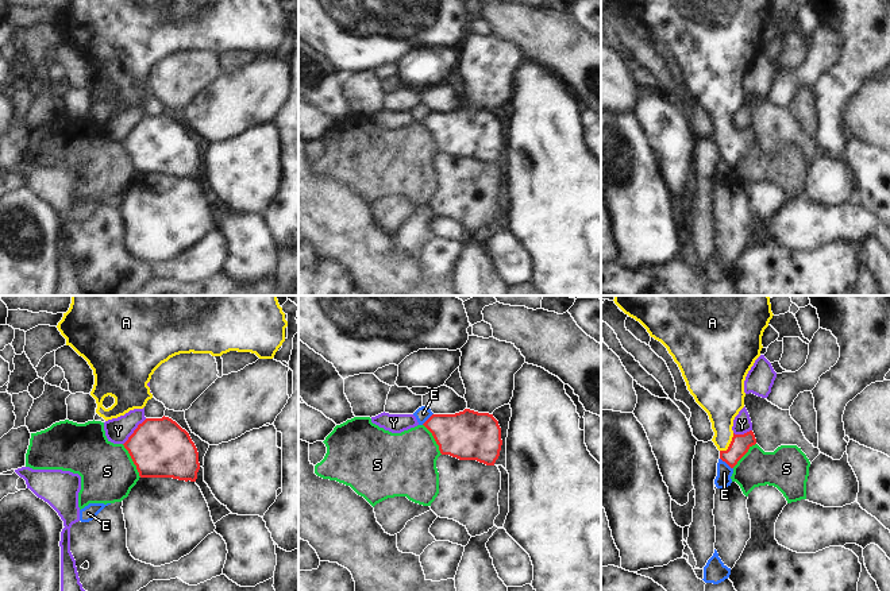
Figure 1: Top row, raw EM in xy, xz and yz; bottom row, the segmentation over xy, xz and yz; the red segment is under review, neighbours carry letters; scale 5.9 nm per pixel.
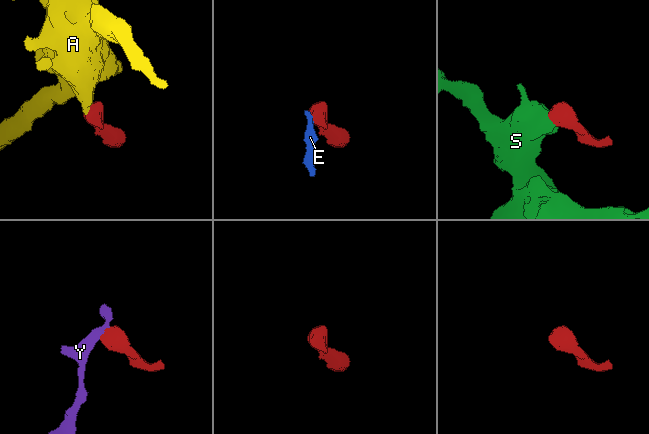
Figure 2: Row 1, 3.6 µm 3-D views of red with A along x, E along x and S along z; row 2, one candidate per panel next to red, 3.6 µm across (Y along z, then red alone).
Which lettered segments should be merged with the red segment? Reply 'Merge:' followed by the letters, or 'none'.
Merge: A

